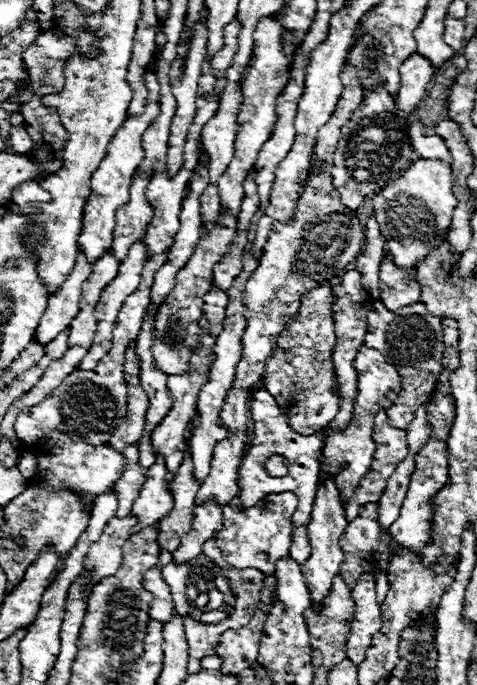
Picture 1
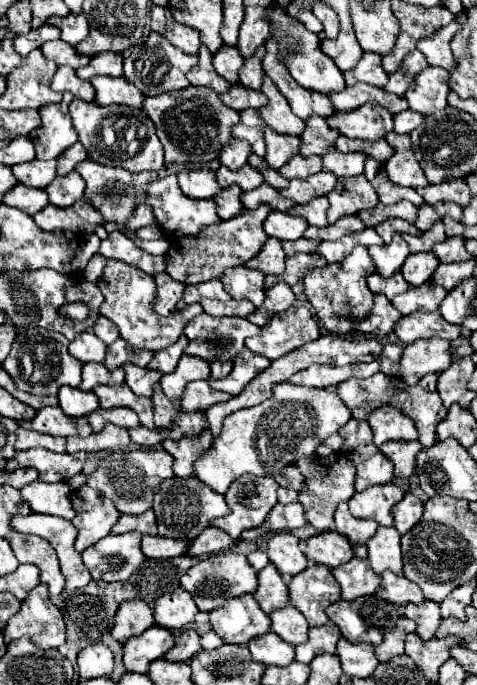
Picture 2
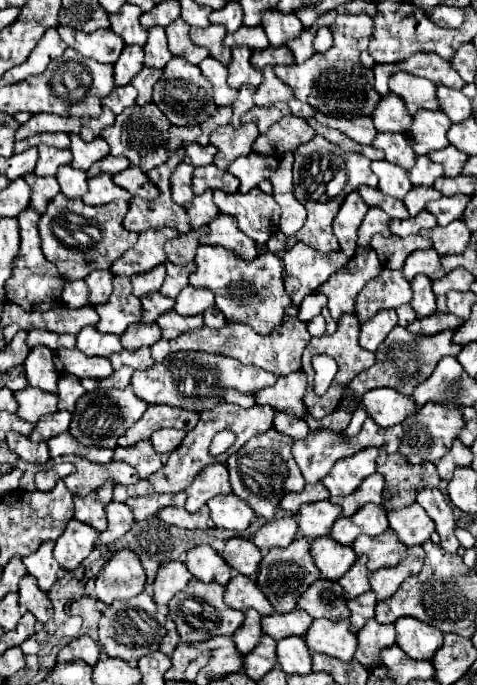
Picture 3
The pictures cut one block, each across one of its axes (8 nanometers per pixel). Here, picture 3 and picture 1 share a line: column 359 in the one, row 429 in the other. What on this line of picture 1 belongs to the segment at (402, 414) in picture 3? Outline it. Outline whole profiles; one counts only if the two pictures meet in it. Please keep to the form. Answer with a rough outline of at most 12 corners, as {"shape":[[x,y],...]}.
{"shape":[[422,302],[368,312],[364,344],[404,376],[406,430],[442,372],[442,324]]}

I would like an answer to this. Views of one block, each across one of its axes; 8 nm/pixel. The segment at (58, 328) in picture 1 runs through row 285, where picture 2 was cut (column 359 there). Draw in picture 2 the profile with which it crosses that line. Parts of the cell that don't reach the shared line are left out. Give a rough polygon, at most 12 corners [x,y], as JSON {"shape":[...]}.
{"shape":[[364,52],[358,66],[344,72],[348,86],[358,82],[384,88],[388,74],[382,56]]}

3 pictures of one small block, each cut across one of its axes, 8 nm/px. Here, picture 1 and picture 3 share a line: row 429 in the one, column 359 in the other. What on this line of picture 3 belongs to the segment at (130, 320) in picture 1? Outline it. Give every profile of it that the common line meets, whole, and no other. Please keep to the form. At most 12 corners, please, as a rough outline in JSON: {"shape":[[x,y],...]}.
{"shape":[[338,14],[334,44],[274,66],[326,116],[372,116],[380,94],[364,66],[372,18]]}

